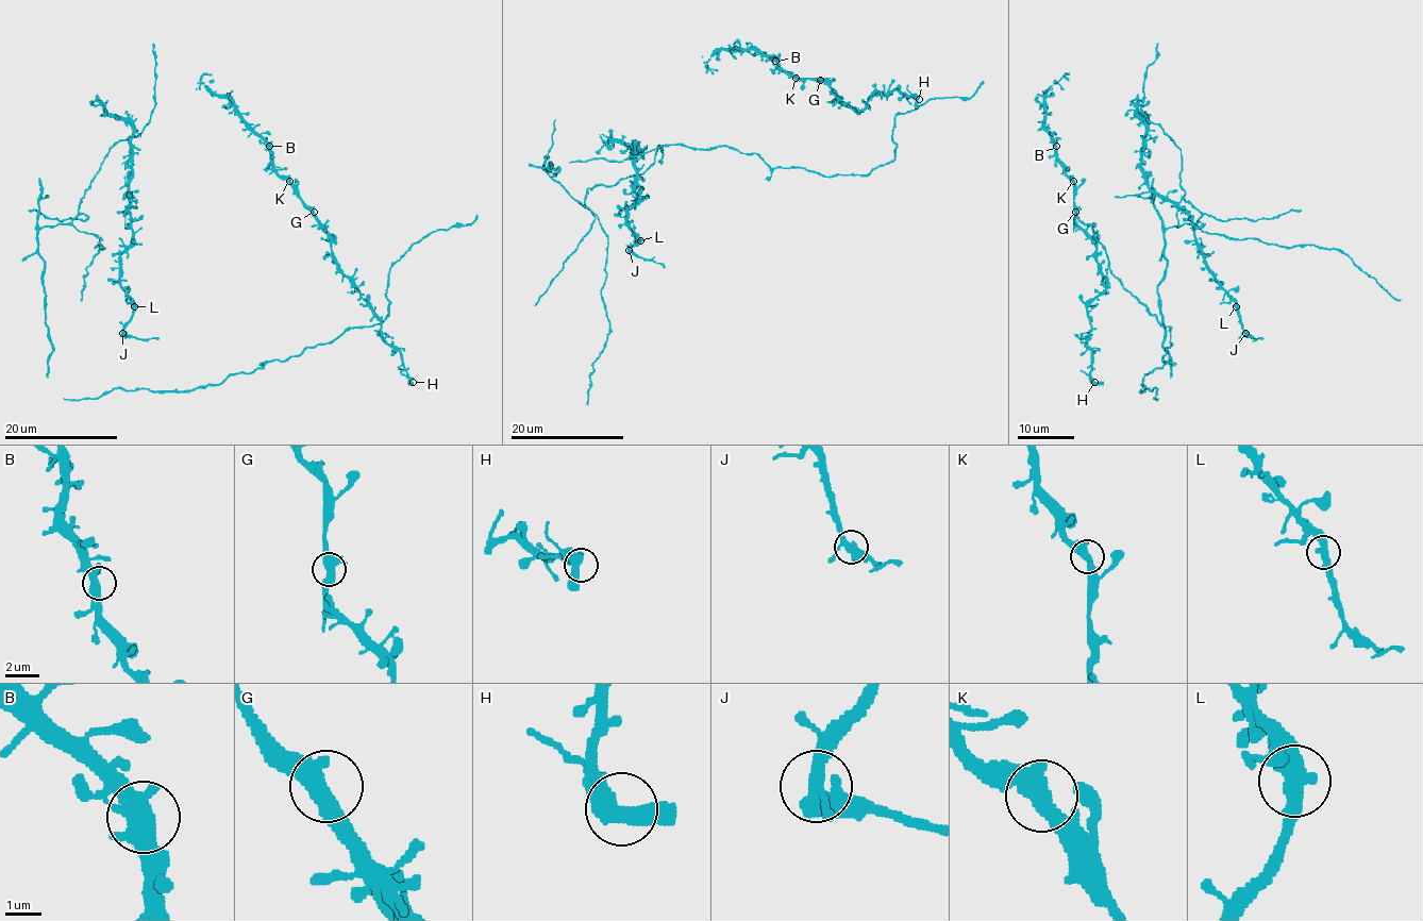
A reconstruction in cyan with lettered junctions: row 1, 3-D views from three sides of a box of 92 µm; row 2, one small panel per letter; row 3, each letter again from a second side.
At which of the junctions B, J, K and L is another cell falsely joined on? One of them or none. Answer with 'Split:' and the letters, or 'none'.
Split: none

